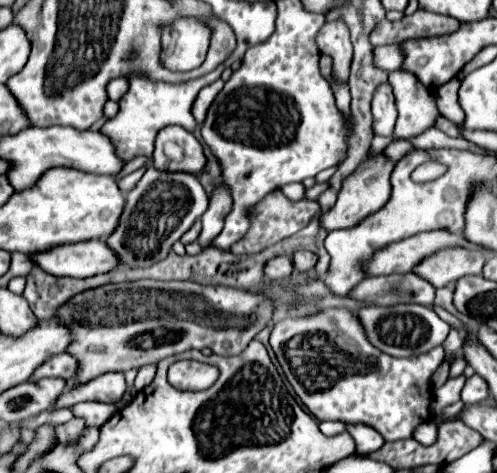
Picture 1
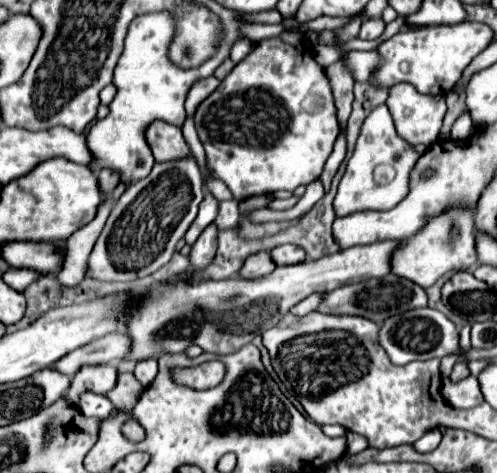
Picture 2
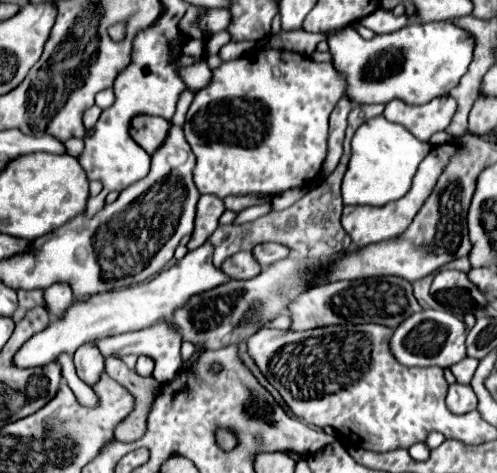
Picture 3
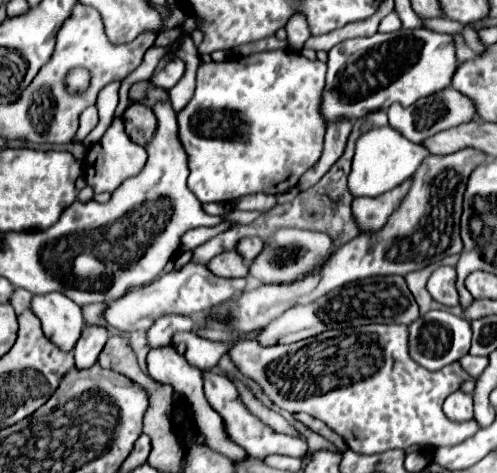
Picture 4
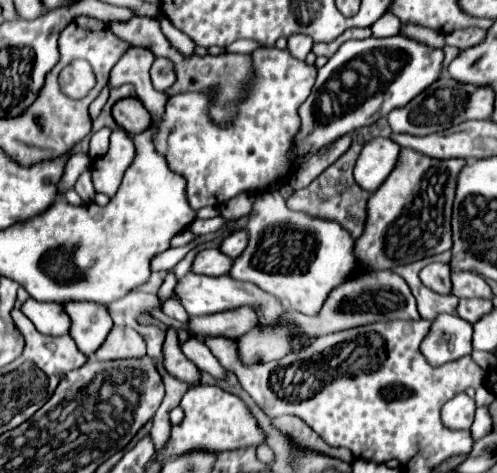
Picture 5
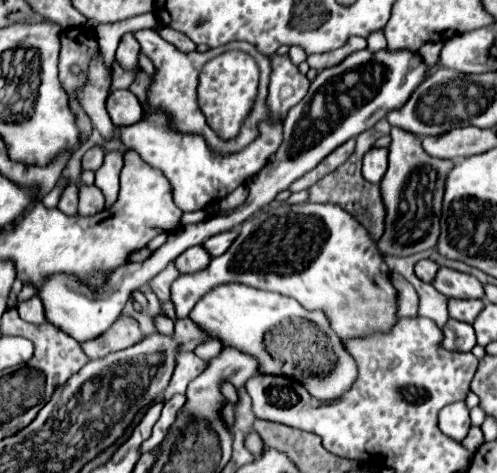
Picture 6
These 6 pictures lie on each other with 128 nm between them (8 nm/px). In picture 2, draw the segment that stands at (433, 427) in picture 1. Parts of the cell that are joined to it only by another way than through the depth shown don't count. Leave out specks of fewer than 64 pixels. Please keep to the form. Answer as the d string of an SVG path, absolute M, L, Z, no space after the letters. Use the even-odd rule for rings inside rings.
M434 428L434 430L426 432L420 440L416 440L414 448L418 448L418 452L432 452L440 444L440 440L442 440L442 434L438 428Z

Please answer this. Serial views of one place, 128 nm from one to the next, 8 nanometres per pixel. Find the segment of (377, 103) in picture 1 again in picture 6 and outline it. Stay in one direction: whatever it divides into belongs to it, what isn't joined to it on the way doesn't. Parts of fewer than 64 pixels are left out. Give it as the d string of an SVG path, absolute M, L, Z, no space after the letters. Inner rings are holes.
M372 148L366 156L364 156L364 166L362 166L362 174L368 182L376 184L382 180L382 176L386 174L386 166L388 166L388 148Z

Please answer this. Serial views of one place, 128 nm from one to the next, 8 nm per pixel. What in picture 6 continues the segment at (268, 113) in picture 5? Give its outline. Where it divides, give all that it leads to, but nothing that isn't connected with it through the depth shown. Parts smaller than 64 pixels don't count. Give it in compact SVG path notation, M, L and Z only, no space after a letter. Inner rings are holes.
M272 56L272 76L270 76L270 94L268 108L278 118L284 118L292 106L296 106L308 92L308 78L298 72L288 56ZM154 112L146 120L120 128L120 140L128 150L138 152L138 156L146 164L150 164L152 168L160 170L166 176L166 180L172 184L174 202L182 212L210 208L212 204L226 198L234 188L246 184L252 176L256 176L264 168L264 164L276 152L282 140L282 124L264 122L260 124L260 136L242 152L218 156L206 146L202 136L174 132L164 124L168 124L168 118L164 118L164 114L160 112Z

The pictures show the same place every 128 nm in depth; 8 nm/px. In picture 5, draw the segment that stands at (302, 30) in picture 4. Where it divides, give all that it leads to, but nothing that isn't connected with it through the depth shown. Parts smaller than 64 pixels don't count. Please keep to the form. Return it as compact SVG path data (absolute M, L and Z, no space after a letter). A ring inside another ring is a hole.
M294 34L288 38L288 52L298 58L298 60L304 60L306 54L312 50L312 38L310 36L304 36L304 34Z

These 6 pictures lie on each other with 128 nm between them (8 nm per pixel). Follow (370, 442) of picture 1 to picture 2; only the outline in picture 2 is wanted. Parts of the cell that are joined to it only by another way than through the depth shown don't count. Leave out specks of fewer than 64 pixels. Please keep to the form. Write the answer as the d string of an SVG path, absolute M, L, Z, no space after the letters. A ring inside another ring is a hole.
M348 432L346 438L348 438L348 448L346 448L348 454L358 454L358 452L362 452L364 448L368 448L368 440L366 440L364 436L360 436L360 434Z

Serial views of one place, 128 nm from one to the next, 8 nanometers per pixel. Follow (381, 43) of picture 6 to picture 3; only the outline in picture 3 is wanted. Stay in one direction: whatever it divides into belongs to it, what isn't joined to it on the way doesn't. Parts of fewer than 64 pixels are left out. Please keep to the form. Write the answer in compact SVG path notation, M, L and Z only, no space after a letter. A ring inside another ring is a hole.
M378 8L372 14L362 18L360 23L366 24L376 34L388 34L404 28L408 24L408 16L395 16L391 11Z

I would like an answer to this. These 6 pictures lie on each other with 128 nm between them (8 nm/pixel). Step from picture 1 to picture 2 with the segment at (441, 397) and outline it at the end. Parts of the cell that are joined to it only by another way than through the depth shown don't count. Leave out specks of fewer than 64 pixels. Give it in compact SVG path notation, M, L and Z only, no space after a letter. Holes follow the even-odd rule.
M458 360L456 366L454 366L454 370L452 370L450 380L452 380L452 382L458 382L458 380L464 380L464 378L468 378L468 376L470 376L468 362L466 362L466 360Z

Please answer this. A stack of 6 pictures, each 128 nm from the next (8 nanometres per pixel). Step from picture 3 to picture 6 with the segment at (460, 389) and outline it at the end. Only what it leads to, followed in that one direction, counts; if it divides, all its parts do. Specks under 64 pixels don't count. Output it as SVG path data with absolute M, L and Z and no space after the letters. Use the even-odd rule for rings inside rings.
M454 402L440 410L440 430L452 438L462 440L468 434L470 428L470 416L464 402Z

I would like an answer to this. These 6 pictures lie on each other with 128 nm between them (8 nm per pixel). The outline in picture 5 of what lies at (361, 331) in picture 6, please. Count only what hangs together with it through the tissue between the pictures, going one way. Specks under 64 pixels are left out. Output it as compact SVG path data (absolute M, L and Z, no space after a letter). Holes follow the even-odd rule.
M266 192L254 202L248 222L248 246L242 256L234 258L228 276L252 282L286 302L292 310L314 316L320 312L332 288L362 272L354 256L354 242L356 238L348 236L348 230L334 220L320 220L306 212L290 212L280 192ZM176 296L170 298L170 300L162 306L162 312L168 314L168 316L172 316L172 318L178 318L178 322L186 322L186 320L188 320L186 310L184 310L184 306L180 304L180 300L176 300Z

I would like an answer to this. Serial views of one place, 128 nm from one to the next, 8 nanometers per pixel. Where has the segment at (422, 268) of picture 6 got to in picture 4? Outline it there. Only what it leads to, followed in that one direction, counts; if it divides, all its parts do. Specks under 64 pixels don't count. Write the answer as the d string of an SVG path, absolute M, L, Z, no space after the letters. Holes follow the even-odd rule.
M452 266L436 268L428 278L428 292L434 300L446 306L458 306L458 292L456 292L456 270Z

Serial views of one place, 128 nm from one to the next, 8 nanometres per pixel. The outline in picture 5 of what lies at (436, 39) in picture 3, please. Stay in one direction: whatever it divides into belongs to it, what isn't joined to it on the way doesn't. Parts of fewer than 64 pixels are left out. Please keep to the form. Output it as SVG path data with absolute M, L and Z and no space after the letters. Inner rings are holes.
M392 36L392 38L366 38L366 40L348 40L340 46L340 50L318 70L312 94L308 100L298 108L300 112L300 130L294 136L294 160L296 166L302 166L308 156L316 154L318 150L330 146L334 140L342 138L344 134L350 134L358 128L364 128L368 124L374 124L378 118L388 116L390 110L406 106L414 96L418 96L424 88L428 88L432 82L438 80L442 70L442 58L444 52L436 48L428 48L416 40L410 40L406 36Z

